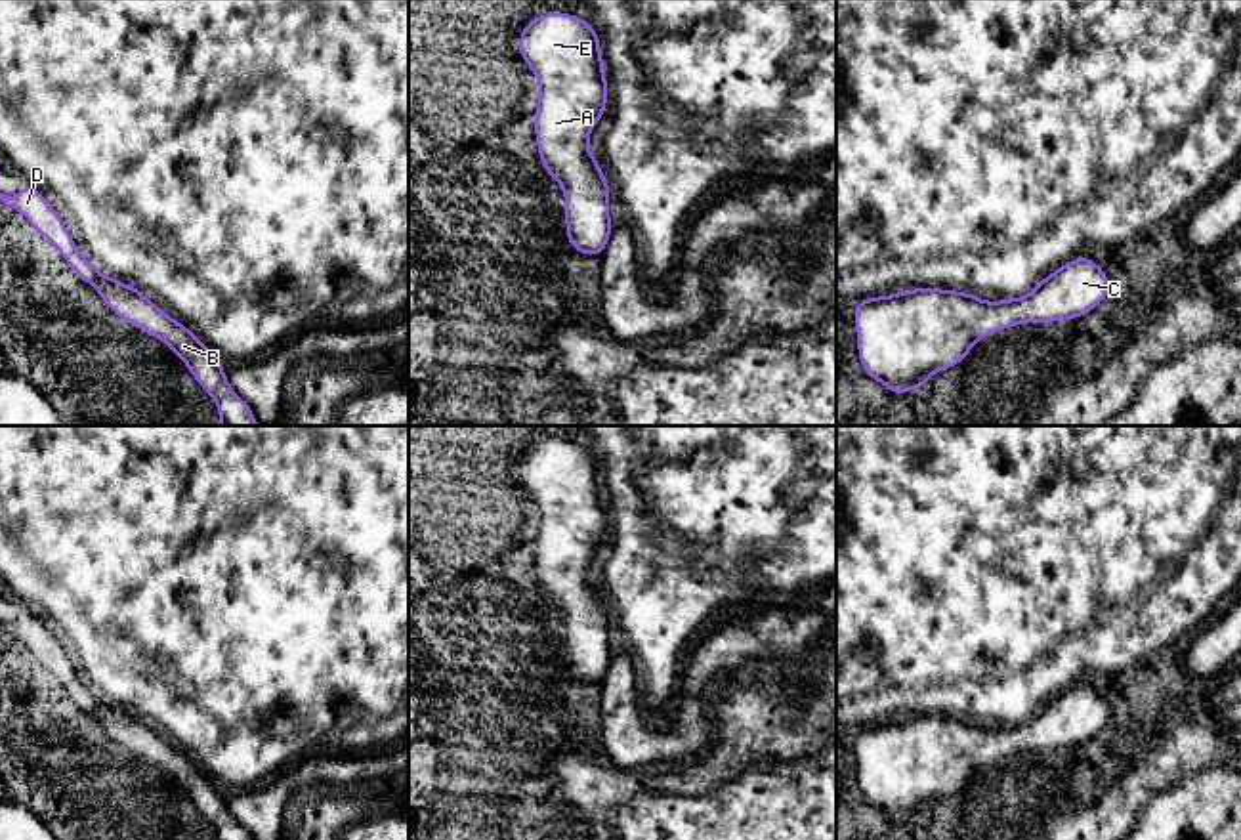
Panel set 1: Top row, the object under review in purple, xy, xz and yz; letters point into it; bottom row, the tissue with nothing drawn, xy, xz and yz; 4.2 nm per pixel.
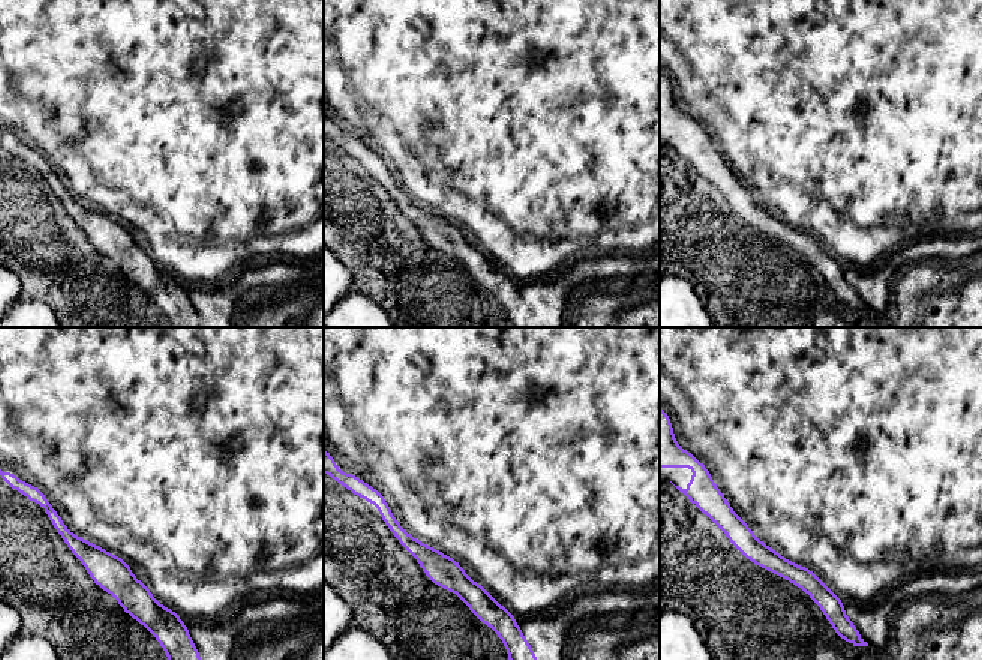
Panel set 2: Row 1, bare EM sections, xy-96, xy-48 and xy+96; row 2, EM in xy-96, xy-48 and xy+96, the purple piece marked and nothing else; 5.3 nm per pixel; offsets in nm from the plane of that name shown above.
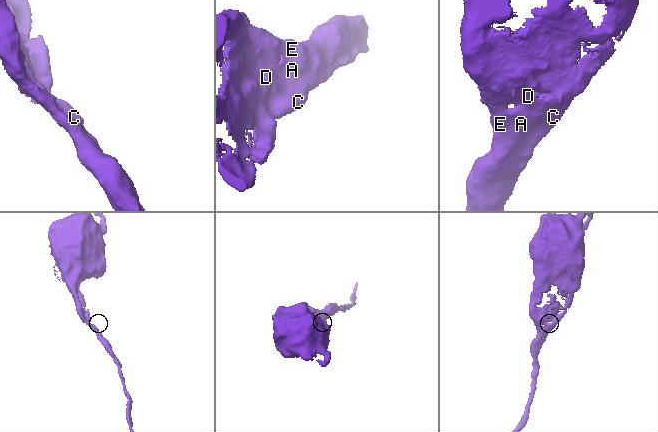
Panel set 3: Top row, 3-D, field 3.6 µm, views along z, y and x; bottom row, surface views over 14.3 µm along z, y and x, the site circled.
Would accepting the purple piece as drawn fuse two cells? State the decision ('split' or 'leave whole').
leave whole

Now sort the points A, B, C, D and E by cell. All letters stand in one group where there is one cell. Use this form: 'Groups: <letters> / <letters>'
Groups: A B C D E

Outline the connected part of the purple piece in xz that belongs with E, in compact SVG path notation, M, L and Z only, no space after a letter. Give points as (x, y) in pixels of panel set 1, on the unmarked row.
M548 439L523 454L517 479L538 510L535 567L540 592L563 617L567 670L601 685L613 649L611 615L588 575L609 521L598 456Z

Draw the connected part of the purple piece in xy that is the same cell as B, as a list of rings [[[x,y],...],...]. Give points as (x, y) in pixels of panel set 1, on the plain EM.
[[[25,609],[19,622],[8,624],[0,620],[0,628],[25,643],[67,687],[69,695],[97,718],[113,741],[164,769],[216,829],[218,840],[252,840],[248,830],[235,823],[225,806],[223,790],[183,750],[149,729],[147,722],[136,714],[120,710],[90,691],[73,668],[63,645],[34,613]]]

